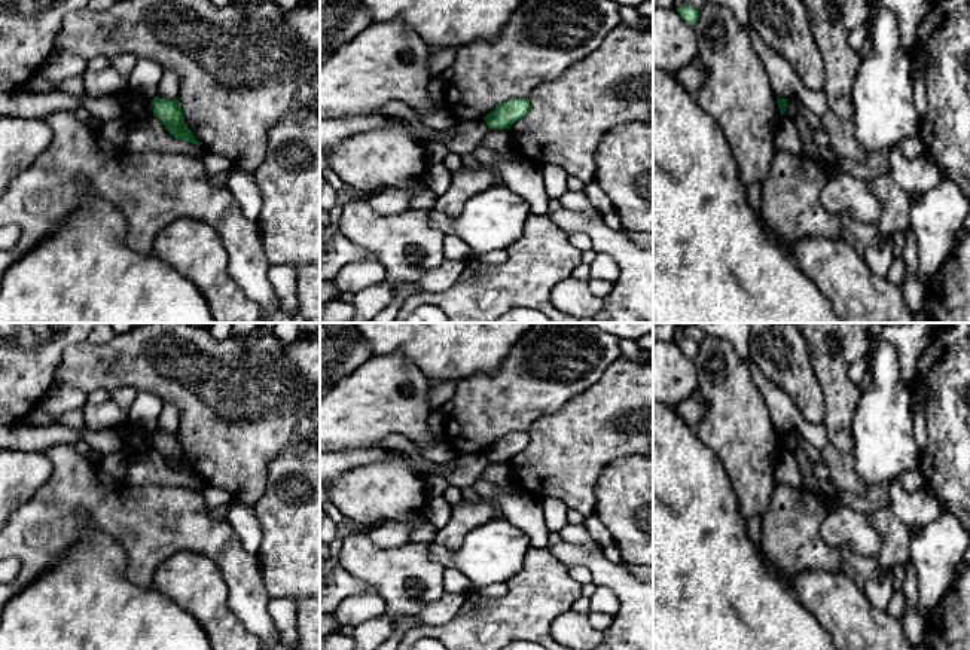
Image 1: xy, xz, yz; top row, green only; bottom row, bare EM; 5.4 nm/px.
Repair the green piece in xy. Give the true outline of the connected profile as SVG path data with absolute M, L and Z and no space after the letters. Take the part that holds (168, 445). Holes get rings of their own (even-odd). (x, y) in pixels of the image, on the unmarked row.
M155 430L152 433L152 443L153 449L164 457L174 472L201 479L184 455L179 431L170 434Z

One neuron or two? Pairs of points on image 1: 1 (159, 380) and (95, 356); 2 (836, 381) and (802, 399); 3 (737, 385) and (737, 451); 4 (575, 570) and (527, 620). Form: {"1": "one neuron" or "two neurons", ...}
{"1": "one neuron", "2": "two neurons", "3": "one neuron", "4": "two neurons"}

